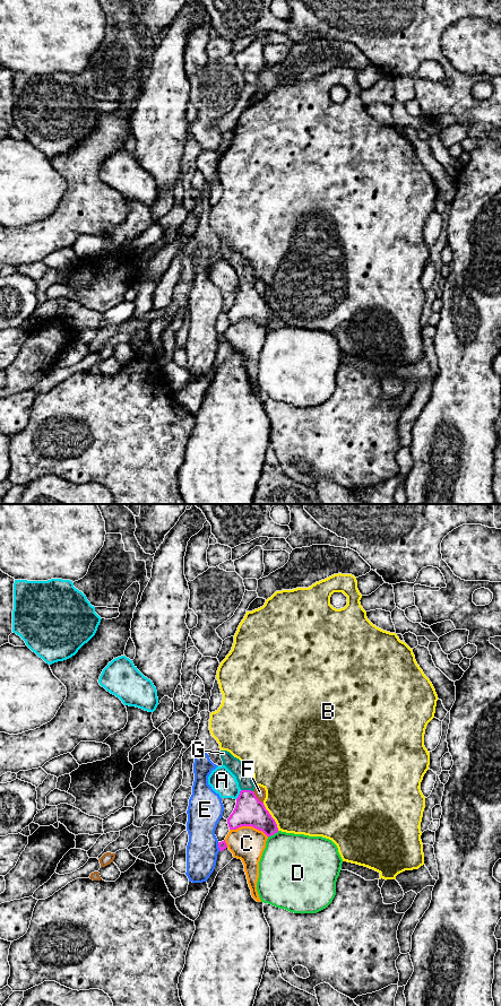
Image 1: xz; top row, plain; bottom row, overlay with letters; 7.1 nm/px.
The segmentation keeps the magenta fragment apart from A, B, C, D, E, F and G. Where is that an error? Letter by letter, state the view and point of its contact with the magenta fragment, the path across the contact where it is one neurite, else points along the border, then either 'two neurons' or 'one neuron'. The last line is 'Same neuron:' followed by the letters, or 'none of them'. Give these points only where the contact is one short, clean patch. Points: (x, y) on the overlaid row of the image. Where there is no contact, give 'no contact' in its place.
A: contact xz (239, 795); two neurons
B: contact xz (270, 816); two neurons
C: contact xz (249, 825); two neurons
D: contact xz (273, 834); two neurons
E: contact xz (218, 847); two neurons
F: contact xz (256, 797); two neurons
G: contact xz (247, 790); way xz (249, 812), (247, 790), (244, 777); one neuron
Same neuron: G

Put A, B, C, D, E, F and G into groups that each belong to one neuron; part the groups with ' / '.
A / B / C / D / E / F / G

